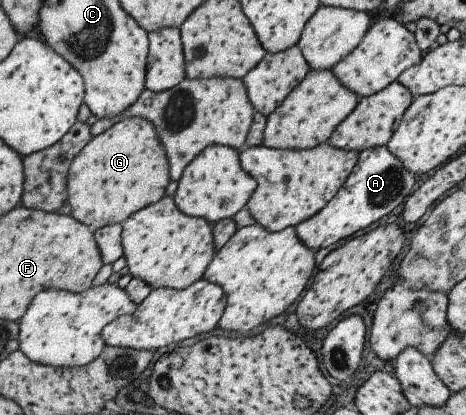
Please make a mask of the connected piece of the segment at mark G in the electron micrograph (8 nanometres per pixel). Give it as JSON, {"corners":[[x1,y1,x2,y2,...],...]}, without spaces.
{"corners":[[138,116,118,119,108,124,104,133,91,138,71,163,67,177,67,202,71,207,71,216,95,232,104,226,121,224,133,213,160,201,165,196,164,192,170,181,167,153,159,140,155,125]]}

